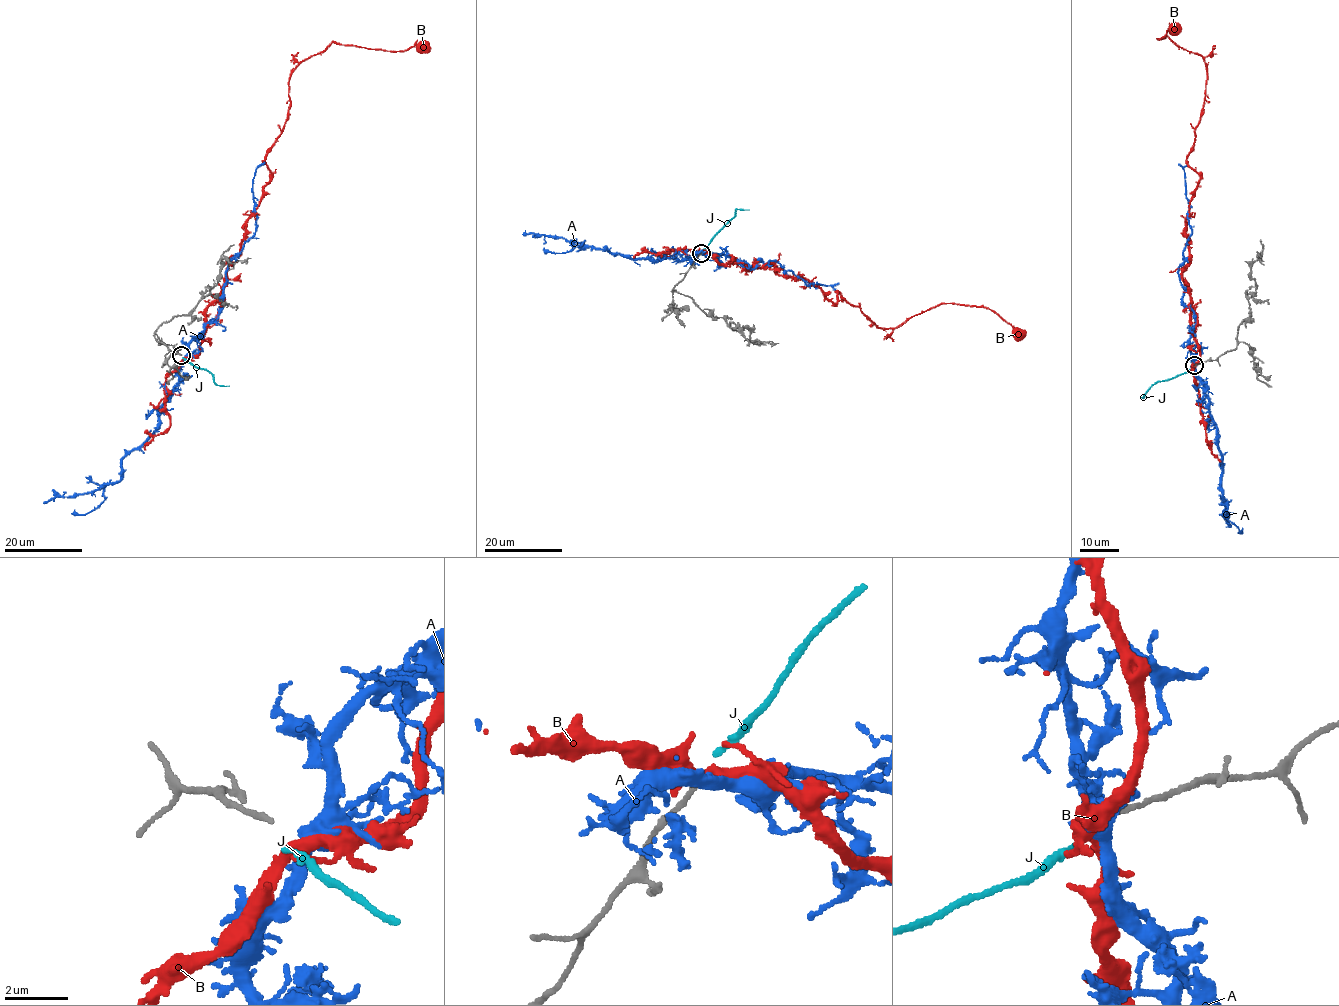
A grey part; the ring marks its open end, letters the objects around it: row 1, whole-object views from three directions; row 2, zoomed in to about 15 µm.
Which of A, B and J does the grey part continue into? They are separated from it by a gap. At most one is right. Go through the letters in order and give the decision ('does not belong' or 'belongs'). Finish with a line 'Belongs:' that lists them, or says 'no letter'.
A: does not belong
B: does not belong
J: does not belong
Belongs: no letter

